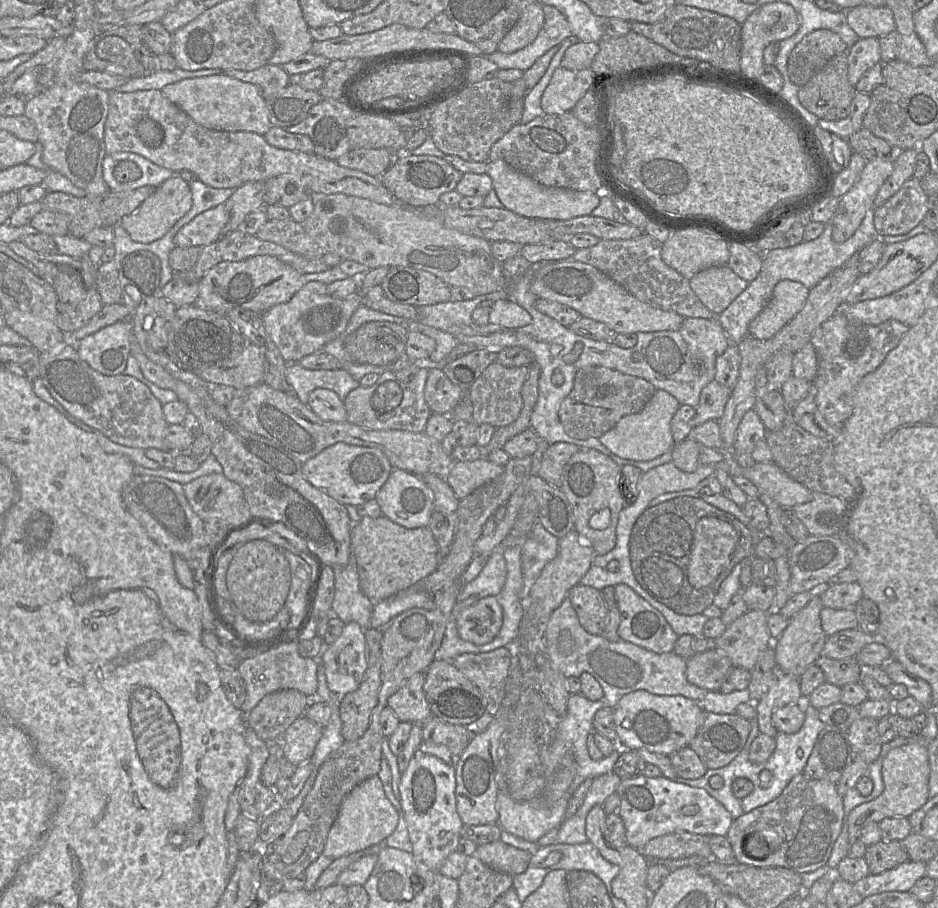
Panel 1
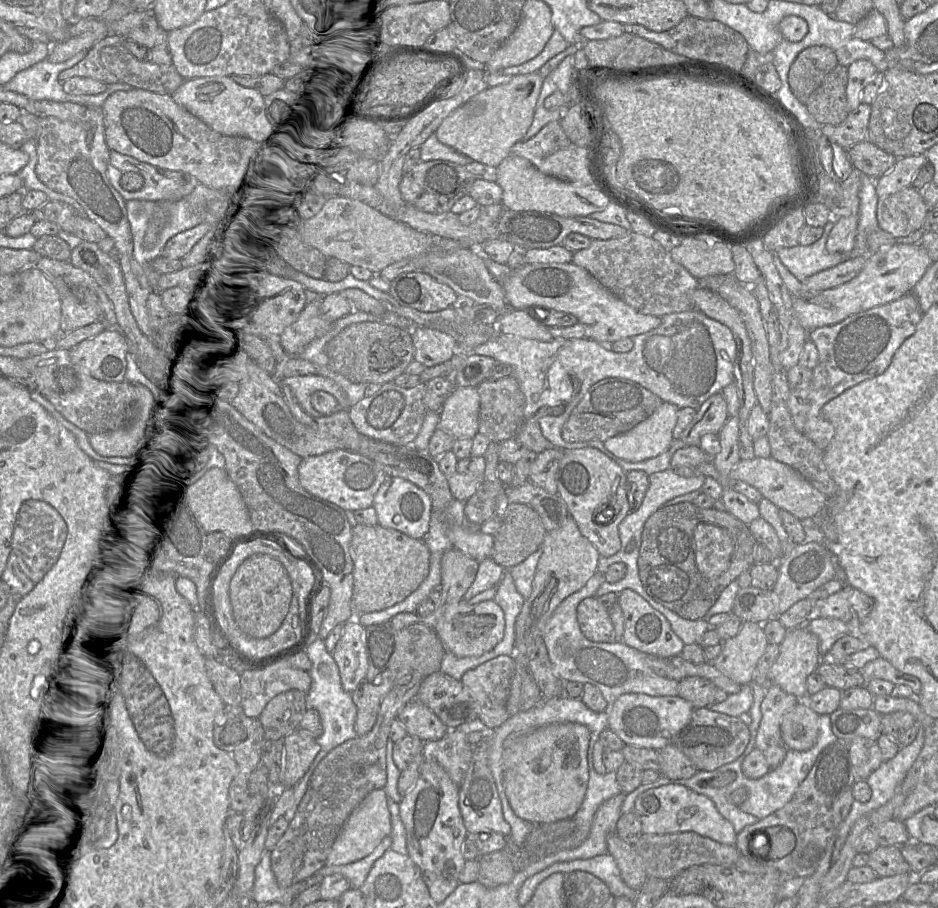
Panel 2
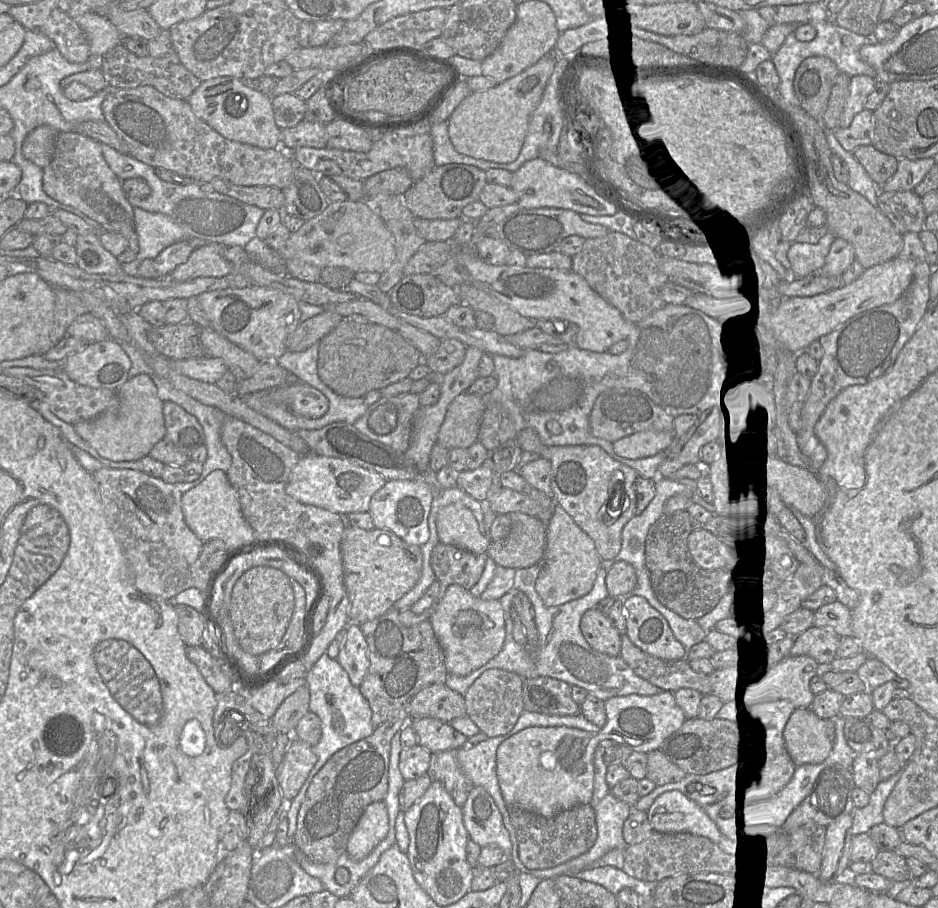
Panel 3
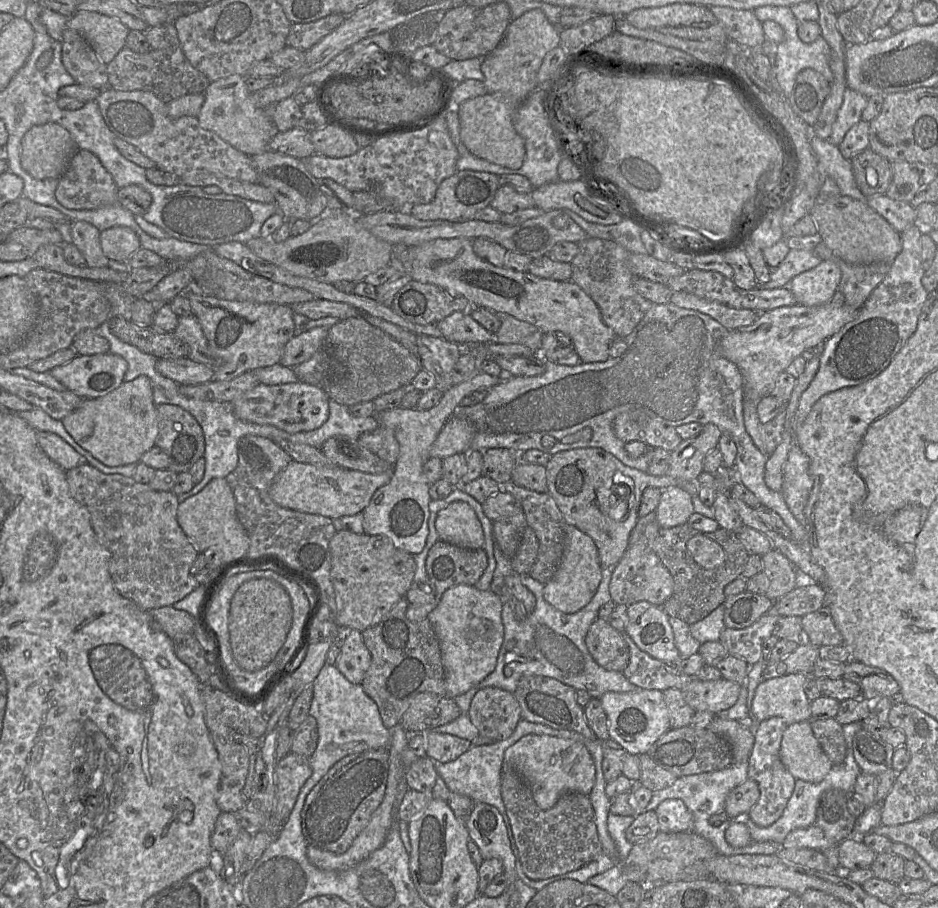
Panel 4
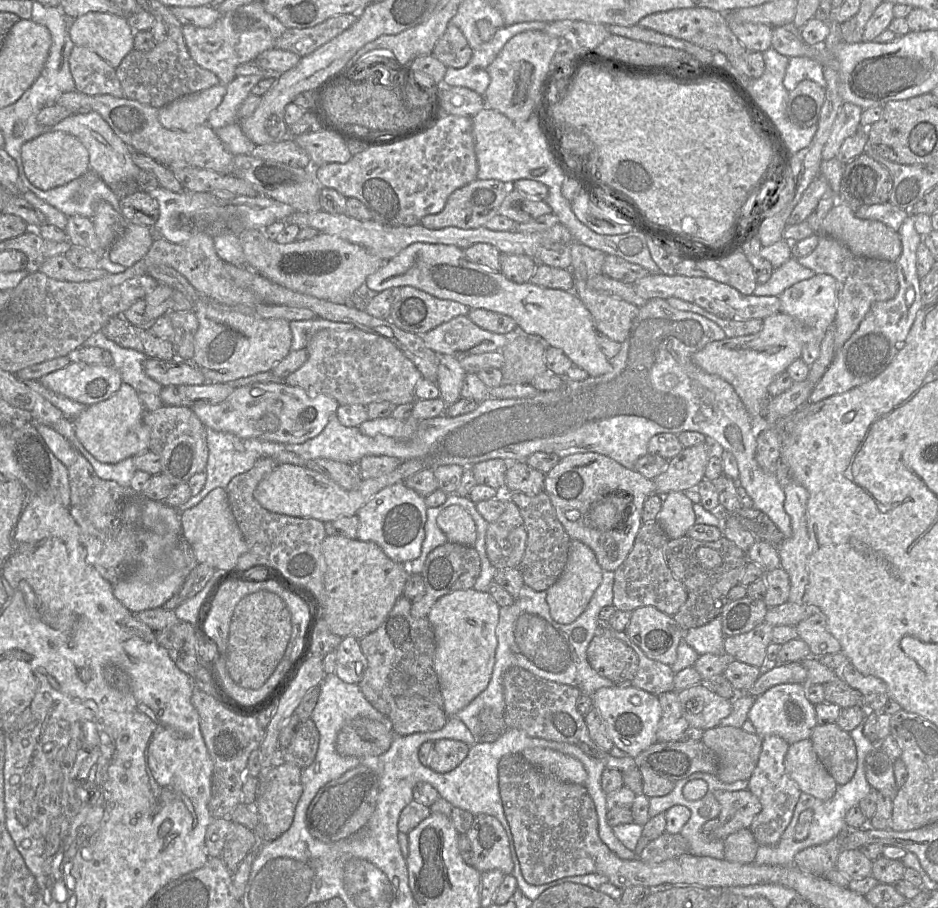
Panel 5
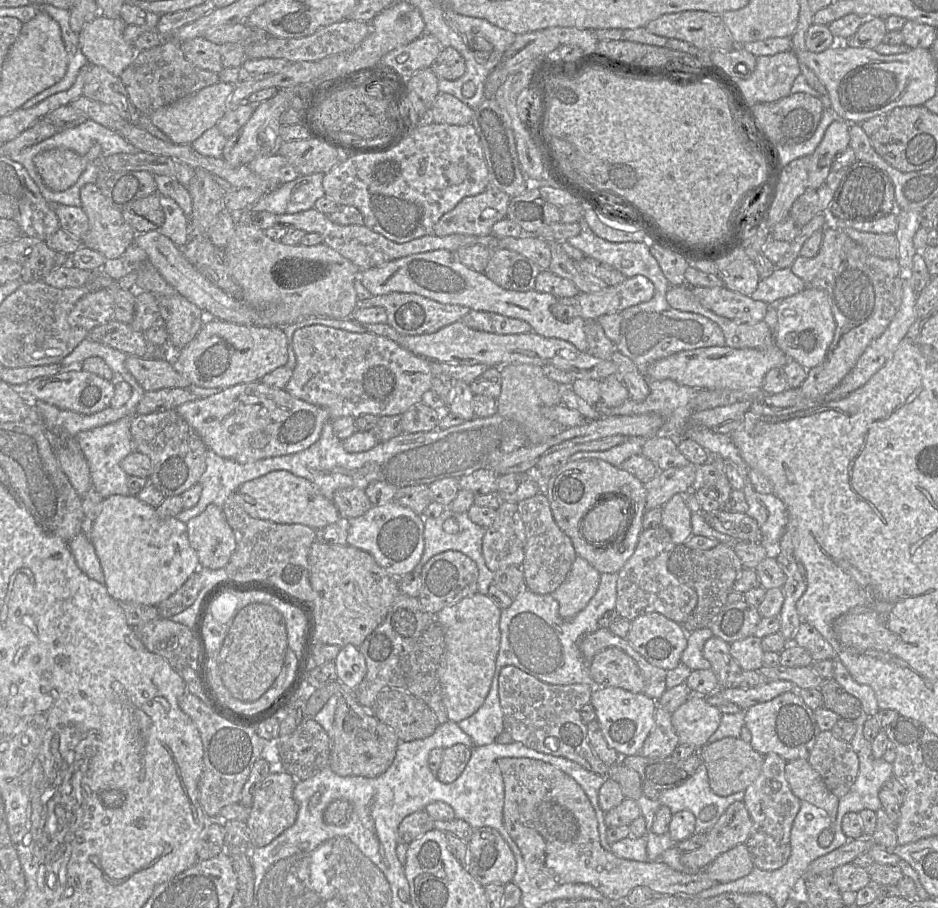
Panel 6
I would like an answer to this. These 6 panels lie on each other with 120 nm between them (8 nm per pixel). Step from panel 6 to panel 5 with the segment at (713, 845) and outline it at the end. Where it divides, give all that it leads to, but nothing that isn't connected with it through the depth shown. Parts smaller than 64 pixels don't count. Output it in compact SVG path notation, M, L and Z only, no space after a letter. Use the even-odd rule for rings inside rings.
M748 789L716 790L714 796L720 804L719 827L714 831L715 839L725 840L730 834L749 829L762 808L759 799Z

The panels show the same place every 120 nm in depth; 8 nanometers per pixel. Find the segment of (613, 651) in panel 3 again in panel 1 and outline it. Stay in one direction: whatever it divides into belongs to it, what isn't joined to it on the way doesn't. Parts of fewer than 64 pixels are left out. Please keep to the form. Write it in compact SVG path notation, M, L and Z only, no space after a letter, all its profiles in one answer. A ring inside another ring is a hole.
M577 584L567 597L578 616L580 625L592 635L600 635L607 626L608 613L601 591L591 586Z

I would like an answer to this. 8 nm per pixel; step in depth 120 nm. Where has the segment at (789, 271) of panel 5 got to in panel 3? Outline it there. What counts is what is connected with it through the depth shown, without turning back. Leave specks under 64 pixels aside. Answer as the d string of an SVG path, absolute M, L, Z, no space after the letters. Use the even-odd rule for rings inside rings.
M827 231L816 244L793 242L787 252L791 277L801 279L820 270L835 238Z

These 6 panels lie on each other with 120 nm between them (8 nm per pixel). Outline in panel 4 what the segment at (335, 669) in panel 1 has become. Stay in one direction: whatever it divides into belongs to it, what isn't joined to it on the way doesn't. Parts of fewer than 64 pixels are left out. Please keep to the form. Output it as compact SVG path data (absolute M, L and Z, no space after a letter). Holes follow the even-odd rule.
M346 630L343 634L343 646L335 666L341 674L353 684L360 684L371 665L371 655L365 646L361 632Z

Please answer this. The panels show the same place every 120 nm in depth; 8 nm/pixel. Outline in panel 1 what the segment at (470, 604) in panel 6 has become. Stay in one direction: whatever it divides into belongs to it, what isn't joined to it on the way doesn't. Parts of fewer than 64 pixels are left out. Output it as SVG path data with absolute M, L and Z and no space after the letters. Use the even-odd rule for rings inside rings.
M486 596L459 612L456 627L461 639L484 645L496 637L502 621L503 611L497 597Z

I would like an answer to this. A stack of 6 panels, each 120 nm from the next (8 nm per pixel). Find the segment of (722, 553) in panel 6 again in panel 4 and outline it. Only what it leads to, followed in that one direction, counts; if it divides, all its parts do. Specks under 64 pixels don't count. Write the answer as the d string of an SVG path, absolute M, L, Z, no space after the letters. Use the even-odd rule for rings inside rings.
M688 522L671 528L661 527L654 542L654 550L663 565L669 570L674 582L673 593L665 601L662 609L668 616L678 618L688 625L703 620L725 602L726 585L742 576L750 555L737 533L721 527L713 532L700 531L691 527ZM696 535L703 535L721 545L725 551L725 561L720 566L705 569L693 559L688 552L687 542Z

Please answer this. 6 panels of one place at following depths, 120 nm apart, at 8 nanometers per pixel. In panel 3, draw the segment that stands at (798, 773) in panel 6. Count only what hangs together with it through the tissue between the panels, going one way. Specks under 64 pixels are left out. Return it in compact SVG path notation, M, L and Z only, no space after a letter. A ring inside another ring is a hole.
M794 709L789 714L781 732L782 745L795 767L822 763L832 750L832 741L825 732L825 719L819 718L810 709Z

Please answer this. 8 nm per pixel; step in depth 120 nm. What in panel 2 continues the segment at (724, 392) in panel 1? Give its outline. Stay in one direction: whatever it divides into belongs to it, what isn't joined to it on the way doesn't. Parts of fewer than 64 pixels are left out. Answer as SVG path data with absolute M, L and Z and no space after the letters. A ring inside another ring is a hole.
M722 393L709 397L681 435L685 446L698 445L705 434L719 434L728 420L727 404Z

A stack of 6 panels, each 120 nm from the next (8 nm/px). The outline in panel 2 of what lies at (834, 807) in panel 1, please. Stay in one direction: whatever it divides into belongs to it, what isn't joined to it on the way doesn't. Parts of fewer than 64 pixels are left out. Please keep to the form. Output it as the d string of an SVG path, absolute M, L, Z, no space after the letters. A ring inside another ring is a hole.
M789 801L779 810L773 812L765 818L761 818L755 824L744 827L736 834L735 847L739 853L749 860L754 860L762 865L777 869L785 876L800 876L809 877L817 869L821 859L823 858L829 840L835 834L835 826L832 820L831 808L818 805L814 802L793 802ZM780 826L789 829L793 832L796 838L795 848L792 852L780 859L766 859L752 852L749 848L749 835L764 834L765 840L768 840L770 850L766 853L767 856L772 851L771 837L777 833L769 834L765 831L767 827Z

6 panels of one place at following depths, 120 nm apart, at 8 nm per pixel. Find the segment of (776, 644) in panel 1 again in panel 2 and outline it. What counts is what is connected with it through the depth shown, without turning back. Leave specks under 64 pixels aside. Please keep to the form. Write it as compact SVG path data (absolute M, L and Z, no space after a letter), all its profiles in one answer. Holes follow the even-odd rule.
M806 626L787 631L779 644L777 659L768 672L769 684L776 684L799 701L807 696L806 679L823 660L819 639Z

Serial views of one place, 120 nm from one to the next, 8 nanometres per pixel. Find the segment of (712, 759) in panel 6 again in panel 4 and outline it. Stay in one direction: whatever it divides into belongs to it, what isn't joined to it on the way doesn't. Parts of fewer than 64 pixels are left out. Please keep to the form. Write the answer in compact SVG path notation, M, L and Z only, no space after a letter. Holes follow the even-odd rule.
M717 715L708 729L727 739L731 746L733 762L748 762L755 740L755 734L751 730L744 728L737 720L722 719Z

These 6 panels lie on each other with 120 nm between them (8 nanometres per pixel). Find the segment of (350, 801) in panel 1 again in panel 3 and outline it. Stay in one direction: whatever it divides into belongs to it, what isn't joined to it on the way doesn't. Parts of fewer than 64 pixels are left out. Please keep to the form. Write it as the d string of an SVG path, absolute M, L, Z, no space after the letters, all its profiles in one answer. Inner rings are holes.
M384 800L369 804L351 836L346 853L355 861L365 858L388 834L389 818Z

